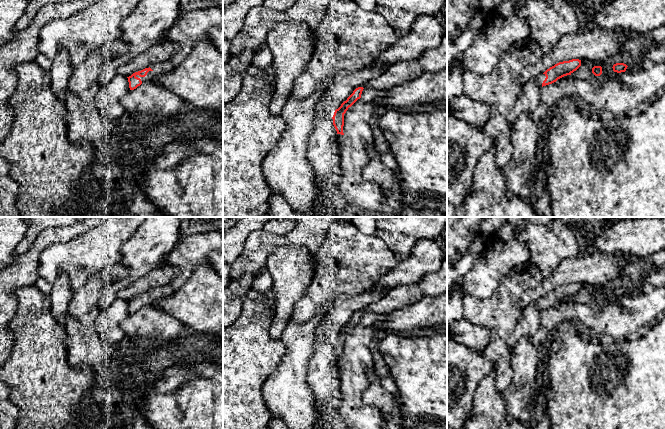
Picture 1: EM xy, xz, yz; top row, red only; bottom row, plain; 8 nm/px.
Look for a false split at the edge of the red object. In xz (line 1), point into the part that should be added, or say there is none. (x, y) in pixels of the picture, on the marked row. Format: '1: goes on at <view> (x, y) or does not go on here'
1: does not go on here

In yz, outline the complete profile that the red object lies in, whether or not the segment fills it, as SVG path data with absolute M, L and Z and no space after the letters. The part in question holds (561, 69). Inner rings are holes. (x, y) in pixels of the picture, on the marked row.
M572 59L555 64L547 69L544 73L539 74L534 80L540 87L552 84L558 79L571 75L581 66L581 60Z

